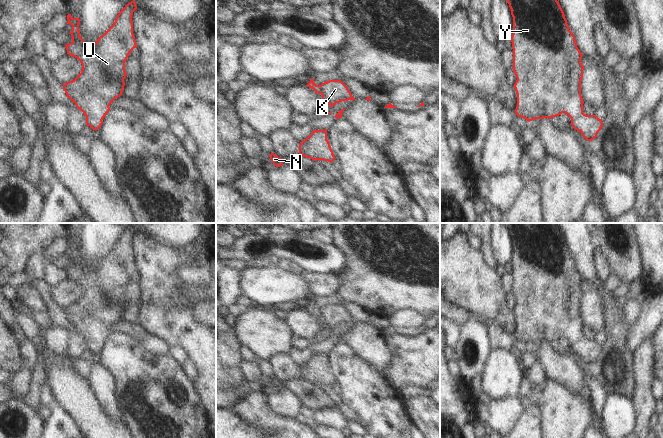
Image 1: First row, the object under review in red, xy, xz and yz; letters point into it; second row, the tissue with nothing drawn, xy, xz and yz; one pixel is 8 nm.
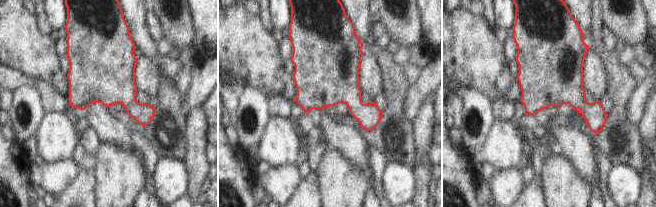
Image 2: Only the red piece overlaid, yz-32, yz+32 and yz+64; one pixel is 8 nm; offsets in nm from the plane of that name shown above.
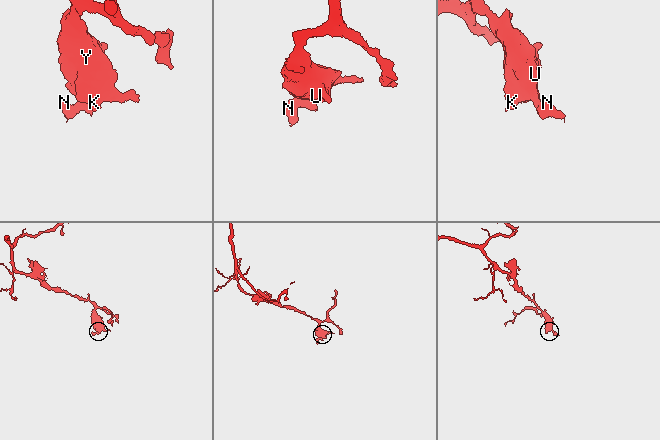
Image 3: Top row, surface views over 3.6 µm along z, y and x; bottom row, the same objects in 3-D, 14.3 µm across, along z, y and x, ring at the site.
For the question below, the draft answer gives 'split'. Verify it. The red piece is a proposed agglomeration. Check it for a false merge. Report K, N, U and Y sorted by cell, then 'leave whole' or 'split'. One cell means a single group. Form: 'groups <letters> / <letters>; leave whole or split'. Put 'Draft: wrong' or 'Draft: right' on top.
Draft: wrong
groups K N U Y; leave whole

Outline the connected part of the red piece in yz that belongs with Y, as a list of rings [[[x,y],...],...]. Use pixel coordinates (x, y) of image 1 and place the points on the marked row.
[[[506,1],[513,17],[516,115],[530,122],[566,113],[573,128],[592,141],[603,121],[596,115],[583,113],[583,55],[559,2]]]

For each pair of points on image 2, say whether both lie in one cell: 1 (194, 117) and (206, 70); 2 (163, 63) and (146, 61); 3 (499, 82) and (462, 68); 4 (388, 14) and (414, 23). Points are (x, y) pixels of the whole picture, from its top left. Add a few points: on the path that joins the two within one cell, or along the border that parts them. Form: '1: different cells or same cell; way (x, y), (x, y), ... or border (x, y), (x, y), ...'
1: different cells; border (200, 104), (189, 114)
2: different cells; border (143, 54), (149, 55), (160, 71)
3: same cell; way (490, 74), (484, 68), (471, 68)
4: same cell; way (394, 16), (408, 23)

